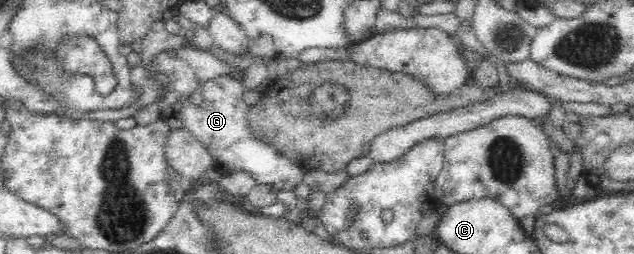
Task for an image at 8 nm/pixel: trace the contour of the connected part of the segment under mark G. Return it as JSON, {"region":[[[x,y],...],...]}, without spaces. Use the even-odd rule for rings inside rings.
{"region":[[[159,52],[147,65],[148,75],[161,73],[168,75],[169,83],[163,87],[164,97],[161,99],[163,119],[171,130],[183,128],[192,132],[200,143],[212,154],[212,169],[221,175],[233,171],[247,172],[258,184],[275,185],[283,183],[284,189],[295,190],[303,181],[304,170],[289,159],[277,154],[271,146],[262,143],[251,134],[247,124],[249,107],[242,97],[245,86],[240,78],[217,76],[214,81],[201,83],[197,81],[195,70],[182,59]],[[201,91],[203,101],[199,105],[191,103],[191,95]]]}

